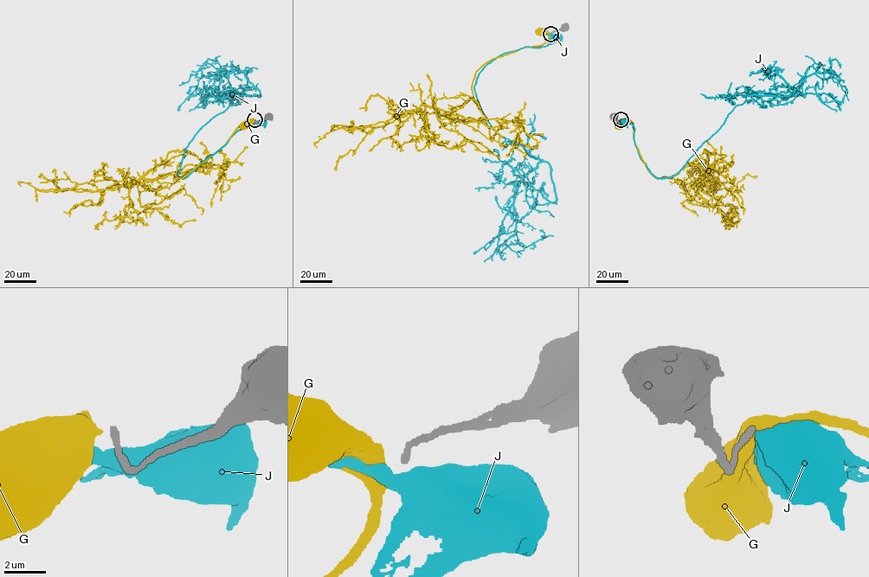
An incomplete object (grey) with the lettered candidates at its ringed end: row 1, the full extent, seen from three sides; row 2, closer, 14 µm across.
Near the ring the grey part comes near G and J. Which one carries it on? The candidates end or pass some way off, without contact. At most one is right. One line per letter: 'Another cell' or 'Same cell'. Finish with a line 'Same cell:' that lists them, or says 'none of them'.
G: Another cell
J: Another cell
Same cell: none of them

